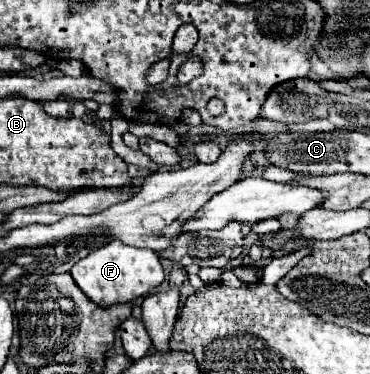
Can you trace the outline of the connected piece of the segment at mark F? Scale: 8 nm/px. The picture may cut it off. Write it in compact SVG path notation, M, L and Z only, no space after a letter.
M112 240L106 246L92 250L86 258L78 260L72 266L70 274L80 290L102 308L120 302L134 302L136 298L150 294L164 280L164 270L154 250L134 248L120 240Z

